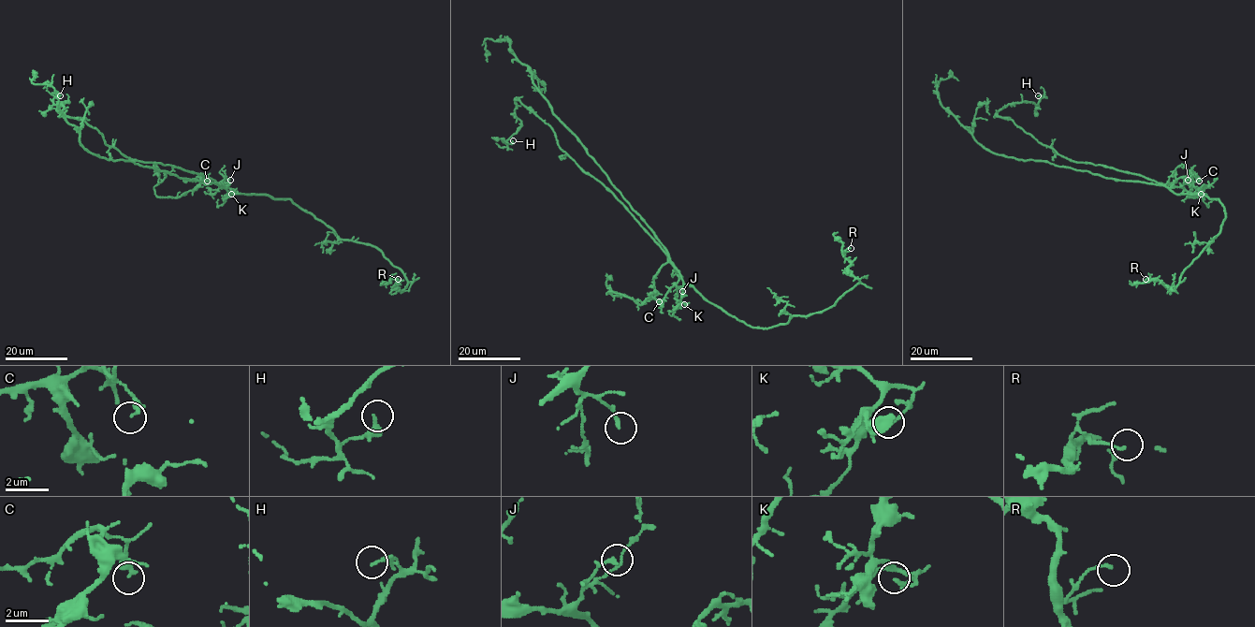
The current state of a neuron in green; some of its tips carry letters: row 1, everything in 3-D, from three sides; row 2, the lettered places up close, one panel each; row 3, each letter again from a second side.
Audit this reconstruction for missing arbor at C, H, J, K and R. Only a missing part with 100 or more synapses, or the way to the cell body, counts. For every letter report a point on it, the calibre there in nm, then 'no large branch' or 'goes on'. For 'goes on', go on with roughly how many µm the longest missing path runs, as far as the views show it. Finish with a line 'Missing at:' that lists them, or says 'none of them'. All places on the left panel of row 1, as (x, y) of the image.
C: place (207, 181); calibre 300 nm; no large branch
H: place (60, 95); calibre 190 nm; no large branch
J: place (230, 180); calibre 170 nm; no large branch
K: place (231, 194); calibre 140 nm; no large branch
R: place (398, 279); calibre 120 nm; no large branch
Missing at: none of them

